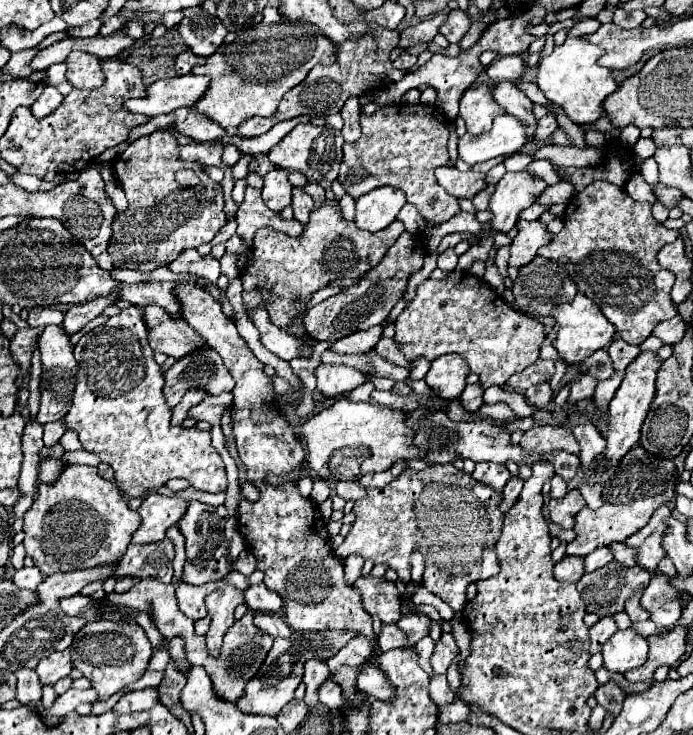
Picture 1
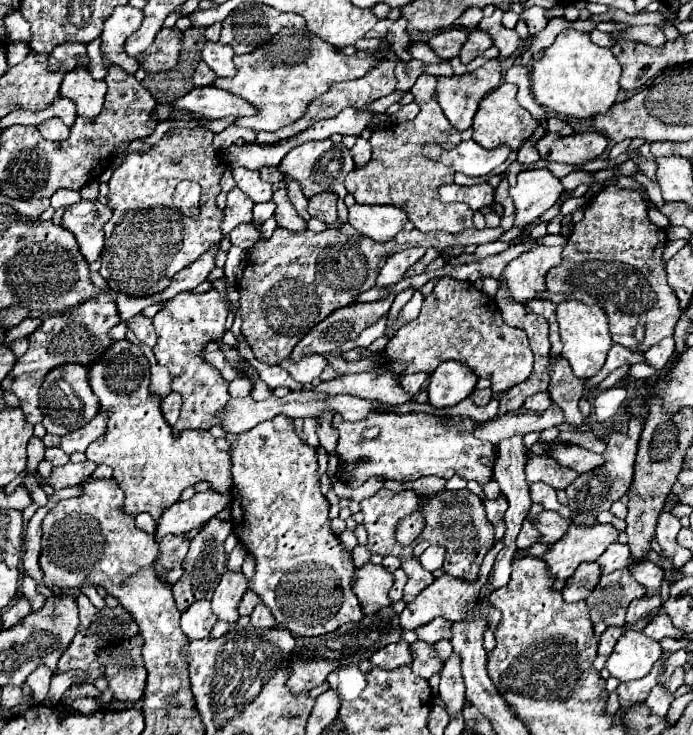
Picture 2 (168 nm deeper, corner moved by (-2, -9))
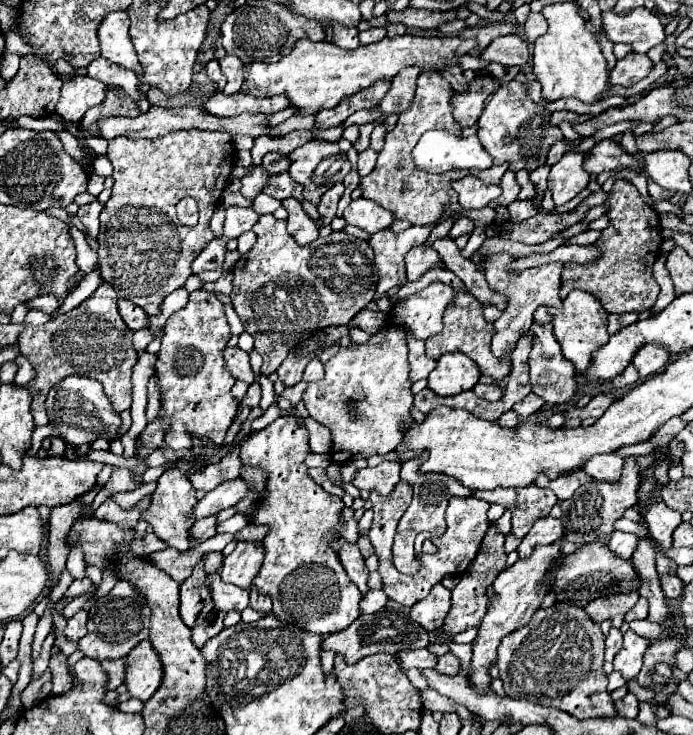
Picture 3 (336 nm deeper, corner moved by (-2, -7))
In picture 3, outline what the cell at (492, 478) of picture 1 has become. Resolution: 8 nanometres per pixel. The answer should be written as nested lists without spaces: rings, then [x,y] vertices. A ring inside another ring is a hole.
[[[491,524],[489,534],[485,534],[485,542],[483,542],[483,550],[479,552],[479,556],[471,562],[469,570],[461,576],[459,584],[453,590],[453,610],[449,612],[449,616],[445,618],[445,626],[443,632],[445,634],[459,634],[463,630],[467,630],[469,626],[479,626],[481,618],[485,614],[487,608],[487,590],[493,584],[493,580],[497,578],[497,574],[501,574],[501,570],[507,568],[507,552],[503,548],[505,538],[501,534],[495,534],[495,524]]]

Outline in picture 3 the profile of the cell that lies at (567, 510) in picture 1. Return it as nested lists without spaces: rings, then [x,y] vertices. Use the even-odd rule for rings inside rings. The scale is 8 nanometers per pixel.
[[[541,518],[541,522],[535,522],[533,528],[529,530],[529,534],[521,540],[517,552],[519,552],[519,558],[529,558],[533,548],[539,546],[539,544],[553,544],[557,542],[559,538],[563,538],[563,526],[561,526],[561,520],[557,518]]]

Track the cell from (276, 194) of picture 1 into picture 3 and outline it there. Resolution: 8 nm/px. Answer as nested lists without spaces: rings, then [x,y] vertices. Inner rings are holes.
[[[287,198],[281,202],[287,212],[289,212],[289,218],[287,218],[287,230],[289,234],[295,238],[295,242],[301,246],[301,244],[311,244],[313,240],[319,238],[319,228],[317,224],[303,212],[301,208],[301,202],[295,200],[295,198]]]

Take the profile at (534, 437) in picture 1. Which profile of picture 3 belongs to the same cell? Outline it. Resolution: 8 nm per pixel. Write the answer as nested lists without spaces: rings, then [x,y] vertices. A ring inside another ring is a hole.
[[[601,454],[597,458],[591,458],[583,470],[599,482],[617,482],[621,478],[623,458],[617,454]]]

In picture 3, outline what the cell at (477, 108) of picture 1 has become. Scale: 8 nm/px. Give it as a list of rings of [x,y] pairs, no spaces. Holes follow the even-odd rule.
[[[509,82],[507,86],[501,86],[493,98],[487,102],[477,126],[477,136],[481,138],[483,148],[493,158],[493,164],[509,162],[513,170],[535,170],[547,162],[547,154],[551,146],[557,140],[563,140],[563,134],[559,128],[551,126],[551,110],[547,110],[543,104],[533,102],[527,96],[527,86],[523,82]]]

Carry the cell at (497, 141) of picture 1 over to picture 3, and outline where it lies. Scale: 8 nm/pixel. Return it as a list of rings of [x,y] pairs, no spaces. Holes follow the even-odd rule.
[[[429,130],[425,132],[417,146],[411,152],[415,168],[427,172],[449,172],[455,168],[491,168],[493,162],[485,152],[479,138],[473,134],[469,138],[455,136],[447,130]]]

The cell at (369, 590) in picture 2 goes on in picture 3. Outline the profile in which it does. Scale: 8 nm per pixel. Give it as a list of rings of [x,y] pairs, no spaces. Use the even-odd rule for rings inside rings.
[[[333,540],[331,548],[339,554],[339,562],[347,570],[351,582],[357,584],[357,588],[361,590],[361,594],[367,594],[369,592],[369,588],[367,588],[369,570],[365,568],[365,560],[363,560],[357,544],[351,544],[347,540]]]

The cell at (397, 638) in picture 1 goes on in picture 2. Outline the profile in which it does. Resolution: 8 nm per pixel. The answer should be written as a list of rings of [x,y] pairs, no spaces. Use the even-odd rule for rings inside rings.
[[[417,640],[417,642],[409,644],[409,650],[411,650],[411,656],[413,656],[411,670],[413,670],[417,676],[429,680],[435,672],[441,670],[441,660],[435,656],[433,646]]]

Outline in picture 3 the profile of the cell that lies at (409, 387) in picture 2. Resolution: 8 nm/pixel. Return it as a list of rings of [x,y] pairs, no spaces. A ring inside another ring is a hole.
[[[409,338],[409,364],[411,364],[411,380],[417,382],[421,378],[427,378],[429,372],[435,368],[435,360],[425,356],[425,342]]]

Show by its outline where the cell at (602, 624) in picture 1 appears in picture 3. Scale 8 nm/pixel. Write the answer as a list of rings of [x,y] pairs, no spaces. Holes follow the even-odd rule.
[[[611,628],[609,636],[605,638],[605,674],[611,674],[611,672],[613,672],[613,658],[615,658],[615,654],[619,652],[621,644],[623,644],[623,634],[621,634],[621,630]]]

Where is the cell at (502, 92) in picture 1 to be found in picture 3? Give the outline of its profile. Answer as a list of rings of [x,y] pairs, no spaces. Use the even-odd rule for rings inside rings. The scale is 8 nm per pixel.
[[[601,140],[593,150],[591,150],[593,158],[589,158],[589,162],[585,162],[585,170],[589,170],[591,174],[601,174],[601,172],[621,172],[625,168],[639,172],[639,164],[637,160],[627,154],[619,144],[615,144],[613,140]]]

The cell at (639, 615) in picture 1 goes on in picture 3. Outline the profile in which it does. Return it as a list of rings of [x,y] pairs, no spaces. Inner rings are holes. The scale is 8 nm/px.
[[[639,598],[639,602],[629,610],[629,614],[625,616],[625,622],[631,622],[631,620],[637,620],[637,618],[647,618],[647,610],[649,610],[649,604],[645,598]]]

